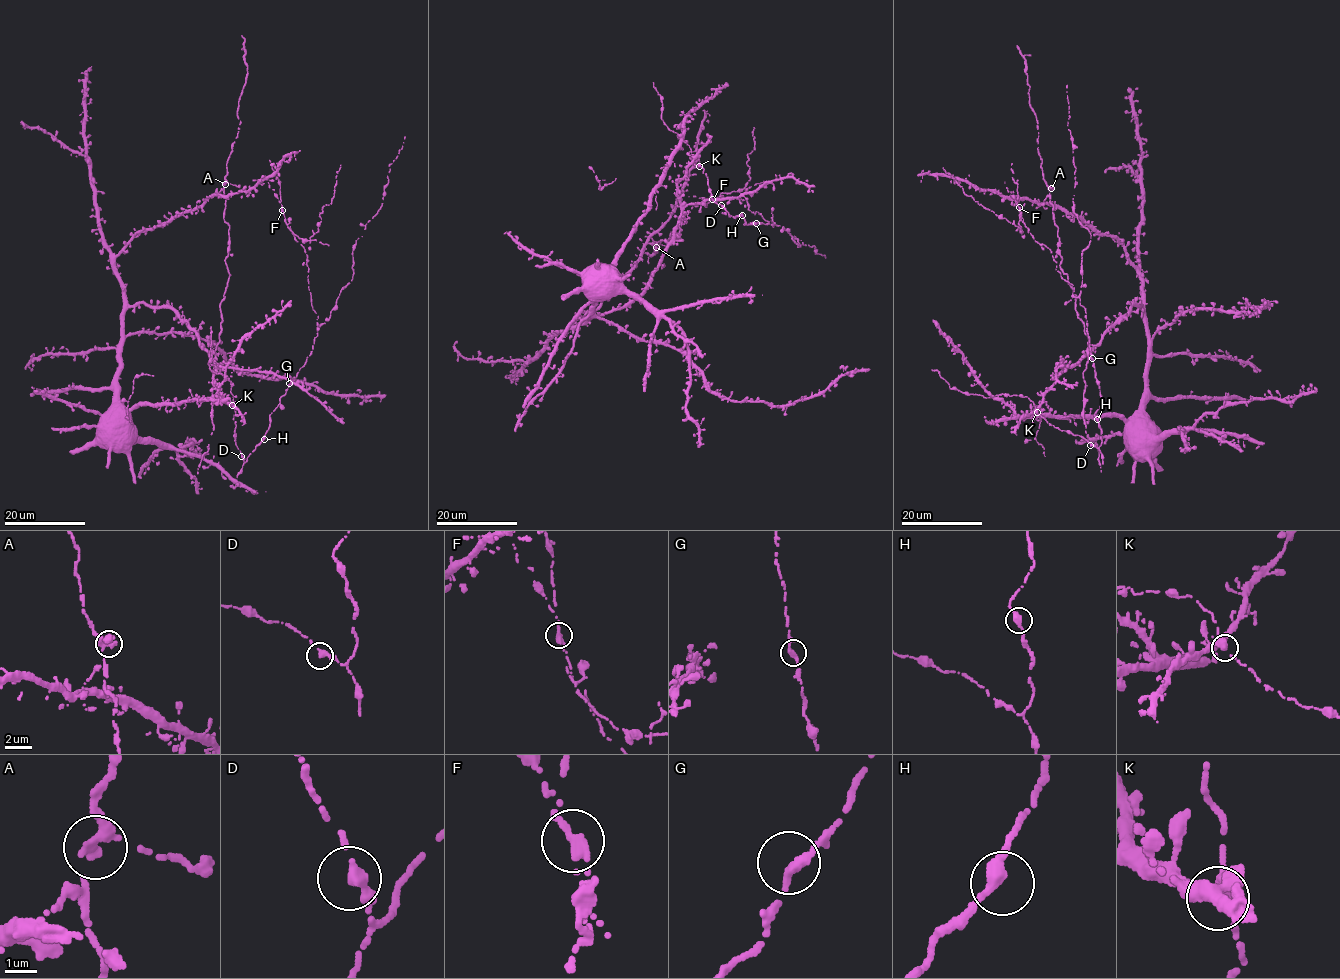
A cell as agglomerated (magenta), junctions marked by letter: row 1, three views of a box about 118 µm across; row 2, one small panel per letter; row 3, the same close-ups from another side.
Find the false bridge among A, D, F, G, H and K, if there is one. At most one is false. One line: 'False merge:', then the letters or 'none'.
False merge: F

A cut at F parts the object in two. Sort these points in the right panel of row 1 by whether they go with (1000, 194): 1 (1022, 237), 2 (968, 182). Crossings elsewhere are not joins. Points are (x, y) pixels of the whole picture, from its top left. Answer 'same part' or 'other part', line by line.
1: other part
2: same part

